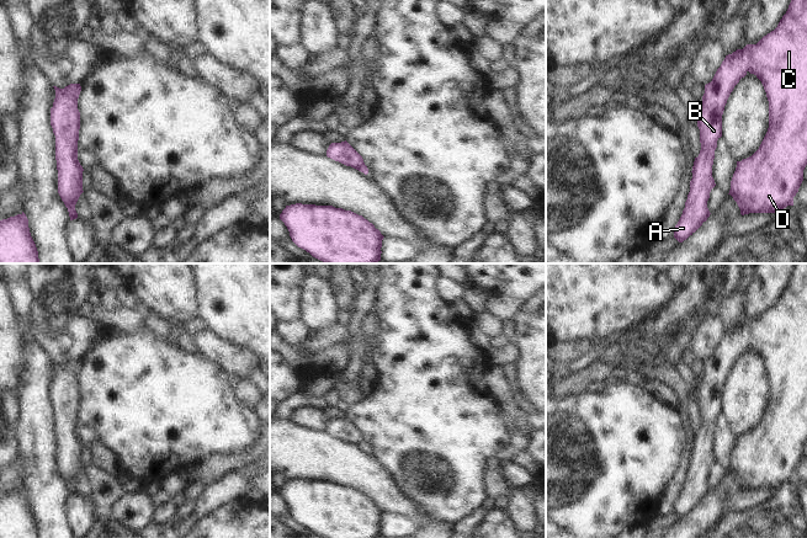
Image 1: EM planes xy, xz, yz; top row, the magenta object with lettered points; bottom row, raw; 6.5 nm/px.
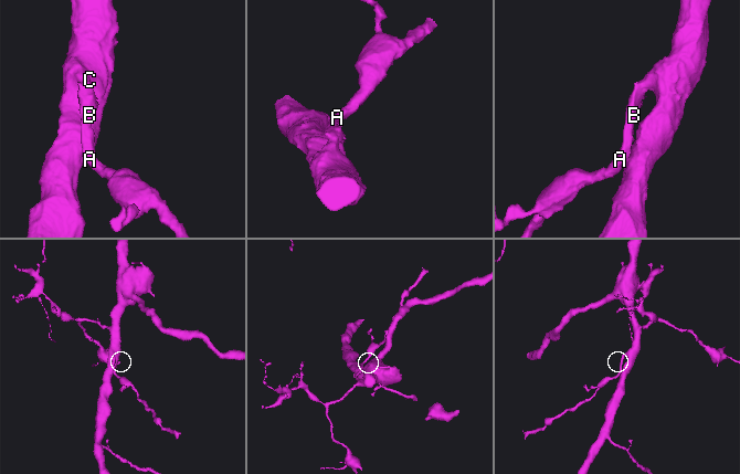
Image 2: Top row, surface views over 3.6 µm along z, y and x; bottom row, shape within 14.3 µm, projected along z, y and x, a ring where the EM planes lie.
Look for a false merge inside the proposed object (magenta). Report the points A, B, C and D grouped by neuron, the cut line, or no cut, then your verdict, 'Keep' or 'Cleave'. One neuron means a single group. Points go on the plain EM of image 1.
Groups: A B C D. No split. Keep.

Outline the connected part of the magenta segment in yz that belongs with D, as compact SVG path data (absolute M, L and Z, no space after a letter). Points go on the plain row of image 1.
M807 263L796 265L786 289L774 307L764 311L756 320L747 320L743 325L737 325L732 330L726 331L712 357L705 361L701 385L697 391L701 426L694 437L690 468L685 484L674 504L674 513L679 518L692 511L711 490L707 484L707 476L711 465L716 462L712 453L712 441L717 416L722 412L722 390L734 362L748 347L761 357L766 368L769 404L759 425L752 432L737 437L728 470L737 478L742 491L749 489L779 489L787 481L793 481L793 473L803 457L803 446L807 441Z

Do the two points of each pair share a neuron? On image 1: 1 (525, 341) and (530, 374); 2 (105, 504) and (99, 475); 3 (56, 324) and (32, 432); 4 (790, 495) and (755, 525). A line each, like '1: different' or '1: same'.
1: same
2: same
3: different
4: same

